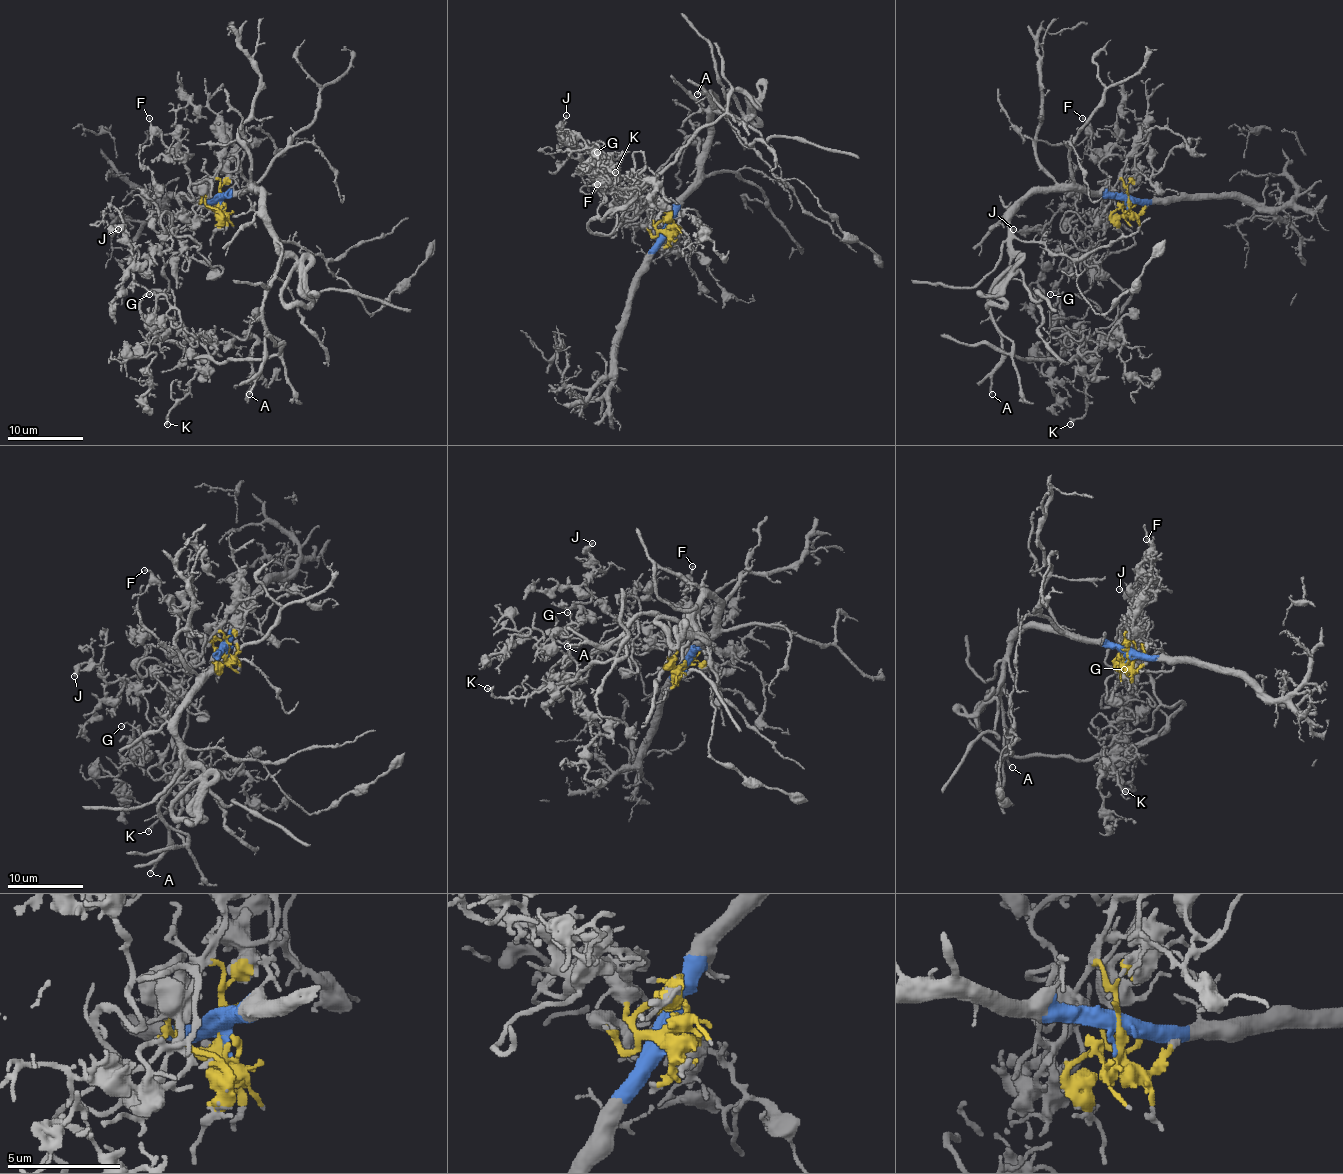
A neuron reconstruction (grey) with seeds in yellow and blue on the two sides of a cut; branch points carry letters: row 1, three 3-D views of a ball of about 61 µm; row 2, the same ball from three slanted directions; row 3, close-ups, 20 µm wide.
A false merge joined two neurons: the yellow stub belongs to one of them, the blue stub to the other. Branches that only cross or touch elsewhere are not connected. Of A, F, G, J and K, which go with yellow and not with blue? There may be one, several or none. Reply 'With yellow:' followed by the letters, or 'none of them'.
With yellow: F, G, J, K

